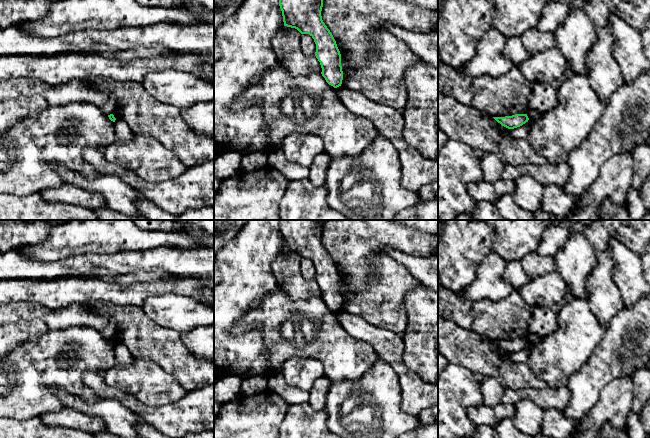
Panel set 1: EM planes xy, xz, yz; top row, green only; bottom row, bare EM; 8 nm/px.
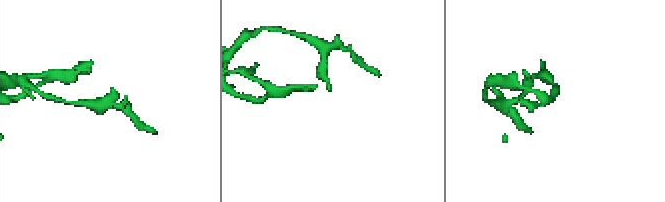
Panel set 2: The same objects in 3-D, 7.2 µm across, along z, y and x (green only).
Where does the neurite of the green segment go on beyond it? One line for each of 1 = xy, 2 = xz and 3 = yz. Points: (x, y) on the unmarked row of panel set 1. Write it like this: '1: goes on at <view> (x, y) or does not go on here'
1: does not go on here
2: does not go on here
3: does not go on here

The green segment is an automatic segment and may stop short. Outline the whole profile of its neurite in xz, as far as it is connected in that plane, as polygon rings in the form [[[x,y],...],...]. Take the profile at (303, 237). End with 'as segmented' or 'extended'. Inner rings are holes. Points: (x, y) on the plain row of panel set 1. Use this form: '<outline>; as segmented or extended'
[[[279,220],[279,230],[284,250],[295,252],[301,258],[309,258],[314,263],[321,298],[329,309],[337,312],[343,304],[341,278],[332,257],[322,244],[325,221]]]; as segmented

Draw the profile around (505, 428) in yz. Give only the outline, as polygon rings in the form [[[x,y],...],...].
[[[510,418],[502,419],[493,428],[497,431],[500,438],[534,438],[522,433]]]

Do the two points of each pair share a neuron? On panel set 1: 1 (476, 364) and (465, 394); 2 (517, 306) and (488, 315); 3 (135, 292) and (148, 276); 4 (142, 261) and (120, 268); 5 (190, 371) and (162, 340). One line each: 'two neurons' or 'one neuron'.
1: two neurons
2: one neuron
3: two neurons
4: one neuron
5: one neuron

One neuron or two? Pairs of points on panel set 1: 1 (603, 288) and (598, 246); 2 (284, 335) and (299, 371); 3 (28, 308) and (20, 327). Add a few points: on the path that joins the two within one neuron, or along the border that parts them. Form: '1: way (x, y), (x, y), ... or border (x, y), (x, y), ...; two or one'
1: way (603, 278), (603, 256); one
2: border (316, 358), (289, 357), (279, 368); two
3: border (10, 323), (41, 319), (46, 325); two

